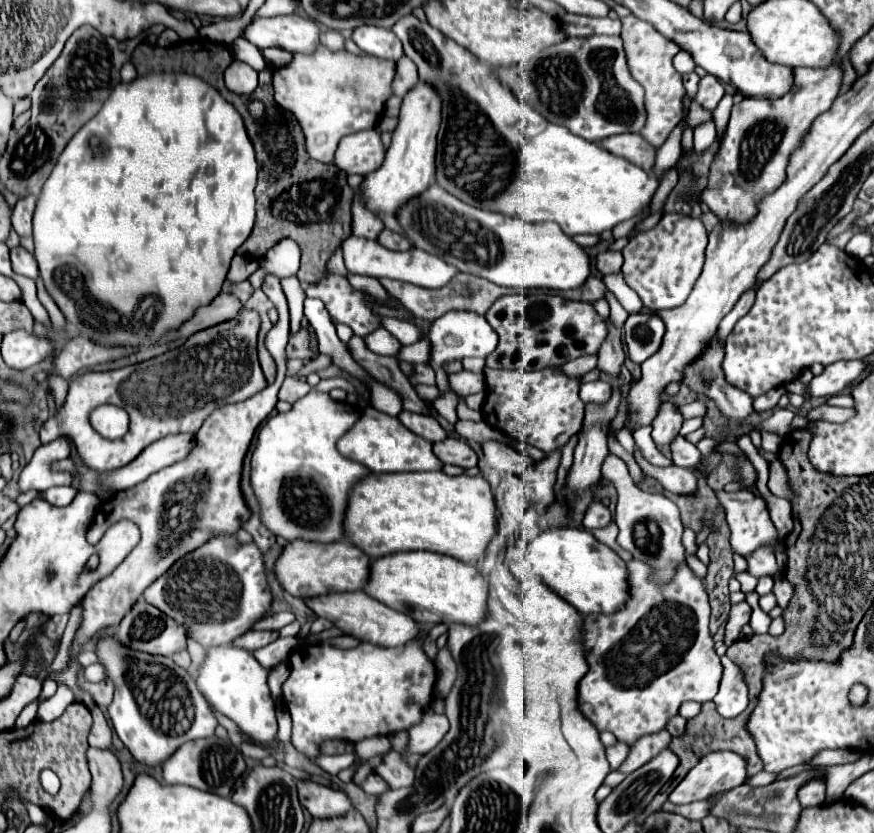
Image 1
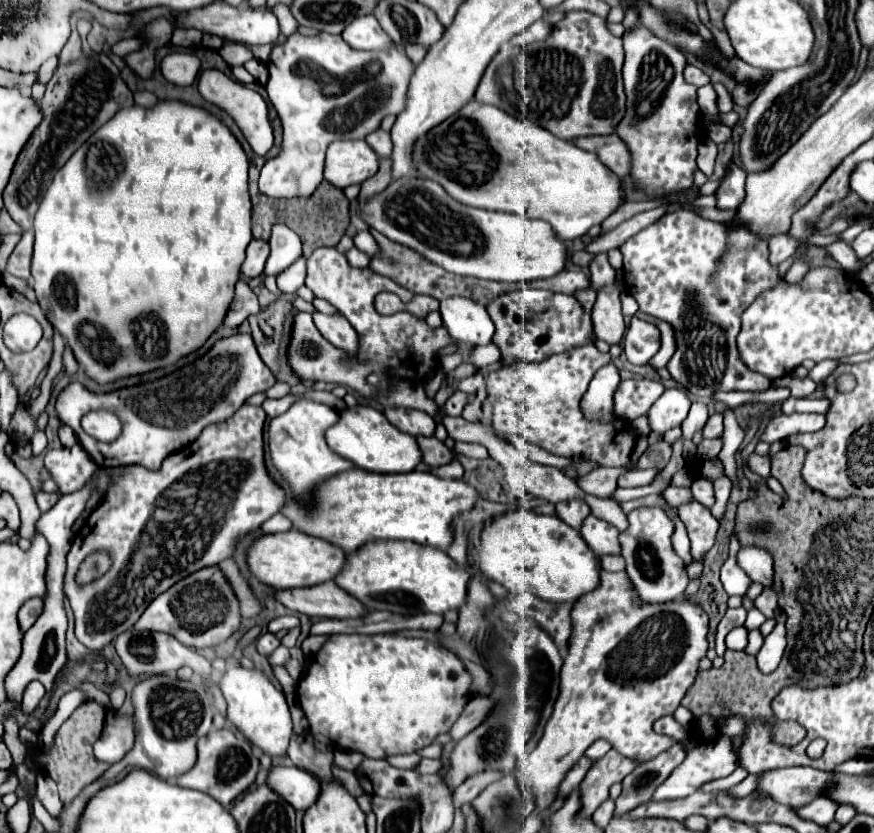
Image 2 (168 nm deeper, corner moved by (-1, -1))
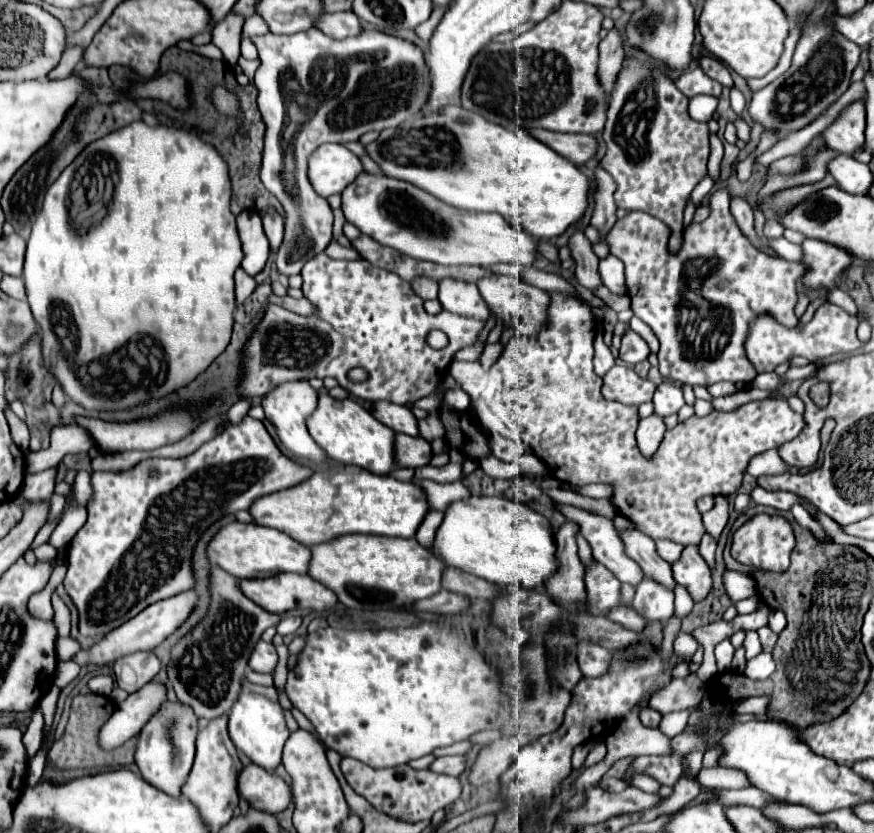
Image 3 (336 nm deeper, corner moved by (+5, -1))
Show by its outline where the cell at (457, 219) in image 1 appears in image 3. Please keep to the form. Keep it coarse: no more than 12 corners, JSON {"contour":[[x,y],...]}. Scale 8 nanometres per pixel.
{"contour":[[362,172],[350,224],[442,266],[532,266],[538,242],[496,212]]}

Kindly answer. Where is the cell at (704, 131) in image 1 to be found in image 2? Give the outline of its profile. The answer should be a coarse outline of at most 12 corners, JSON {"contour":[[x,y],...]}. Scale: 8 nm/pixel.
{"contour":[[704,140],[698,150],[698,168],[706,178],[714,172],[716,144]]}

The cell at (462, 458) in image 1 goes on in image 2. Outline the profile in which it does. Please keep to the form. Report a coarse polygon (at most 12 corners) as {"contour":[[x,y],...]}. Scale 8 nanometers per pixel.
{"contour":[[434,436],[416,438],[422,462],[442,466],[454,458]]}

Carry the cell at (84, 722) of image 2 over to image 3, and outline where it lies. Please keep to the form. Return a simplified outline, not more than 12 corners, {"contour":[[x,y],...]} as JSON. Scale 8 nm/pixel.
{"contour":[[74,696],[48,762],[60,768],[130,766],[136,738],[114,752],[96,744],[114,702]]}

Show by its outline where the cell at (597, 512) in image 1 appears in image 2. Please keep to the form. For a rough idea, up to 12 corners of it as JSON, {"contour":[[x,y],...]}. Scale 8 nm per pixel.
{"contour":[[590,514],[580,536],[596,556],[620,556],[618,530]]}

